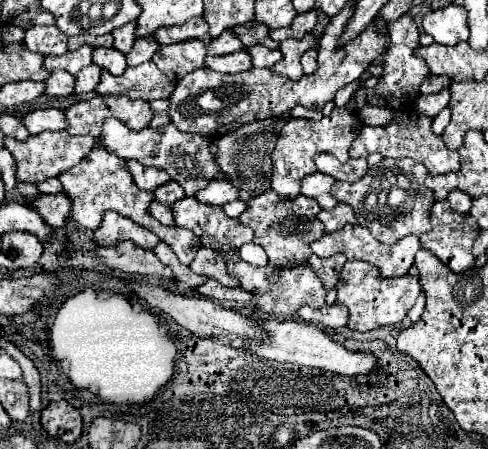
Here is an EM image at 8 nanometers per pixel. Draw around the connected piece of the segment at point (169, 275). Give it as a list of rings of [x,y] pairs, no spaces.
[[[121,242],[111,248],[97,248],[95,252],[101,256],[101,262],[105,266],[117,268],[125,274],[157,274],[161,278],[173,280],[173,272],[169,272],[169,268],[155,258],[155,252],[143,250],[131,242]]]

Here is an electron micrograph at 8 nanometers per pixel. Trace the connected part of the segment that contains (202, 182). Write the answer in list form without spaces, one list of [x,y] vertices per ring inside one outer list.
[[[111,118],[103,124],[103,146],[105,150],[117,154],[123,160],[137,160],[145,166],[155,166],[165,170],[183,190],[187,196],[195,196],[195,192],[203,190],[211,180],[215,180],[221,174],[221,168],[217,164],[217,136],[197,136],[179,132],[175,124],[167,124],[161,128],[143,128],[143,130],[131,130],[125,122]]]

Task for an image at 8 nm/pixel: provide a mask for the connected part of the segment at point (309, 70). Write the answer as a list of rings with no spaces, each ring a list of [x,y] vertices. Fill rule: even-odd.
[[[307,50],[301,58],[301,64],[305,74],[313,74],[317,70],[317,50]]]

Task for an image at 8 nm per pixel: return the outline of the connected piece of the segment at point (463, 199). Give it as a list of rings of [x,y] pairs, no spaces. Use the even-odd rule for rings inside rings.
[[[459,190],[451,192],[447,200],[449,200],[451,208],[453,208],[455,212],[459,212],[459,214],[467,214],[469,208],[471,208],[471,198],[465,196],[465,192],[459,192]]]

